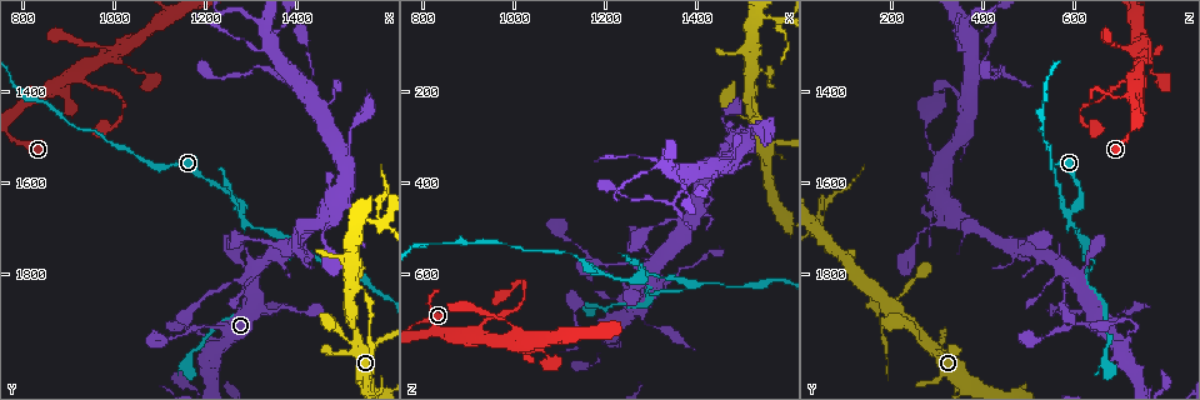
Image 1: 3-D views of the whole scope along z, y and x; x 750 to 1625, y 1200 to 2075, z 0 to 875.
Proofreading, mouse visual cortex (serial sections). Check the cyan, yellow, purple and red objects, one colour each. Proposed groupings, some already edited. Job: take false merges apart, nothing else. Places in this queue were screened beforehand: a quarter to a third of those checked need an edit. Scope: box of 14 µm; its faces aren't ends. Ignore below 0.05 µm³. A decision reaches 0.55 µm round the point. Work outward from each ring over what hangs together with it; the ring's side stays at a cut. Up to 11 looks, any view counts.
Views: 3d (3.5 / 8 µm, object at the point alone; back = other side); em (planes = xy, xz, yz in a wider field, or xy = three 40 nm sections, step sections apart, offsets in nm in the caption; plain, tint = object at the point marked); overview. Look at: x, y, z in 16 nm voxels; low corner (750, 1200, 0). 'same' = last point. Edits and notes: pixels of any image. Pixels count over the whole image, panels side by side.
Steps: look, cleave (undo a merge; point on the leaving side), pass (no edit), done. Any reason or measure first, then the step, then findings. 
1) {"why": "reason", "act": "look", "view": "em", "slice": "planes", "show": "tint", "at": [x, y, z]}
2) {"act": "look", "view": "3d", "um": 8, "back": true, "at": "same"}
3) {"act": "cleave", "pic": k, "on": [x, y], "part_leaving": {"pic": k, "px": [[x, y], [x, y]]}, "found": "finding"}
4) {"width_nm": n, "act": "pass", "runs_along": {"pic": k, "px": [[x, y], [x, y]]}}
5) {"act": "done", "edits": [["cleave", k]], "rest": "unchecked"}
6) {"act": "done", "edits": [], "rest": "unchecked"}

{"why": "sharp bend", "act": "look", "view": "3d", "um": 3.5, "at": [1280, 1670, 595]}

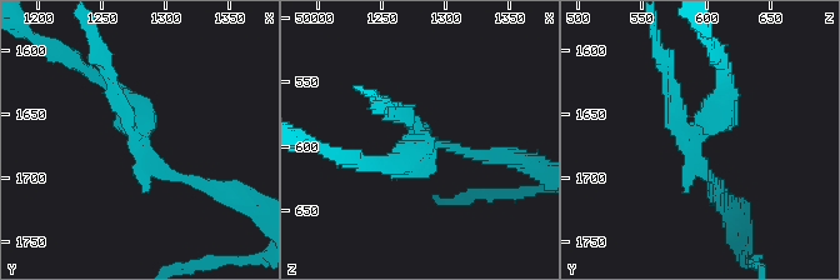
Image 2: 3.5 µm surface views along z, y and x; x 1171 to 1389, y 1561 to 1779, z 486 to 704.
{"why": "now the EM", "act": "look", "view": "em", "slice": "planes", "show": "tint", "at": [1282, 1666, 594]}

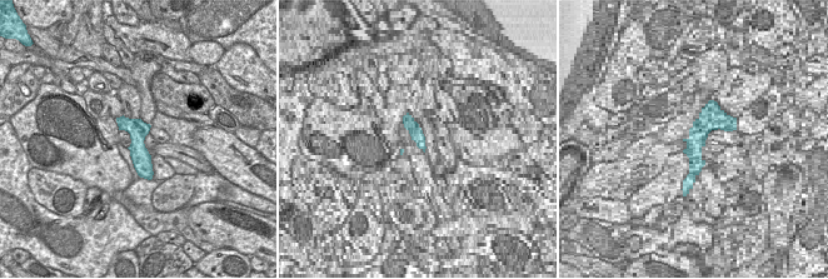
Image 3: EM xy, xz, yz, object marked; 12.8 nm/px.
{"act": "cleave", "pic": 2, "on": [673, 95], "part_leaving": {"pic": 2, "px": [[689, 139], [675, 128], [656, 35]]}, "found": "two cells meet here"}

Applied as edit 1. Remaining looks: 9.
{"why": "a fork", "act": "look", "view": "3d", "um": 8, "back": true, "at": [1535, 1830, 155]}

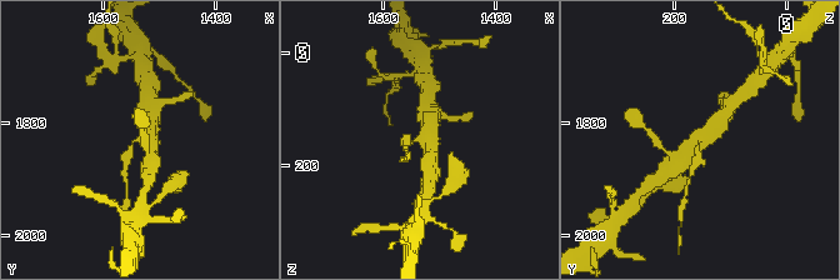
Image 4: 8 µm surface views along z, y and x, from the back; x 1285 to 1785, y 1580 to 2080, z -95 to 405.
{"arms": 3, "arm_widths_nm": [250, 450, 500], "act": "look", "view": "em", "slice": "xy", "step": 5, "show": "tint", "at": [1540, 1825, 160]}

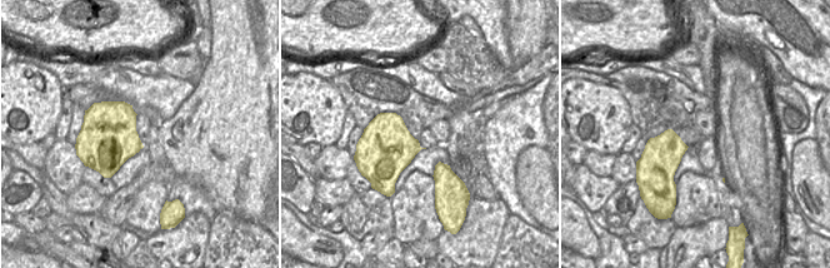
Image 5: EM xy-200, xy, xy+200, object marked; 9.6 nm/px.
{"width_nm": 380, "act": "pass", "runs_along": {"pic": 4, "px": [[674, 164], [725, 114]]}, "found": "one cell here"}

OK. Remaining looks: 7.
{"why": "thin arm on a thick one", "act": "look", "view": "3d", "um": 3.5, "at": [915, 1365, 740]}

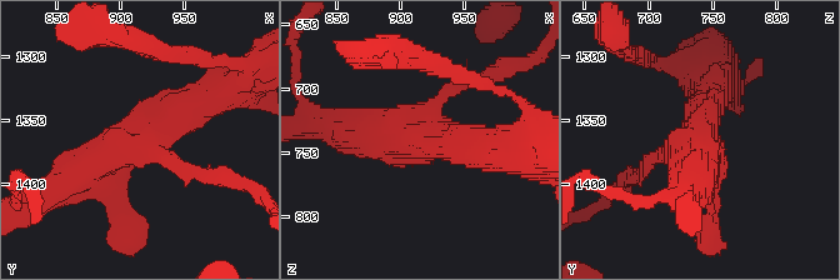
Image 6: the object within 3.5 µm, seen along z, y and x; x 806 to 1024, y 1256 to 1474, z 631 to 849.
{"act": "look", "view": "em", "slice": "xy", "step": 1, "show": "tint", "at": [906, 1362, 738]}

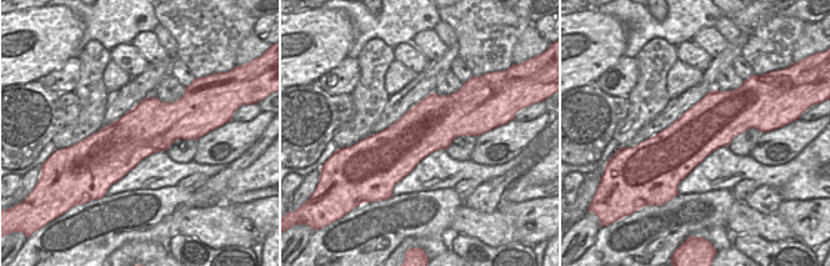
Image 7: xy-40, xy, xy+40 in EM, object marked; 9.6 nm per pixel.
{"arm_widths_nm": [200, 500, 500], "act": "pass", "runs_along": {"pic": 6, "px": [[61, 184], [138, 130], [203, 99]]}, "found": "all the same cell"}

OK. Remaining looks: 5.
{"act": "look", "view": "overview"}

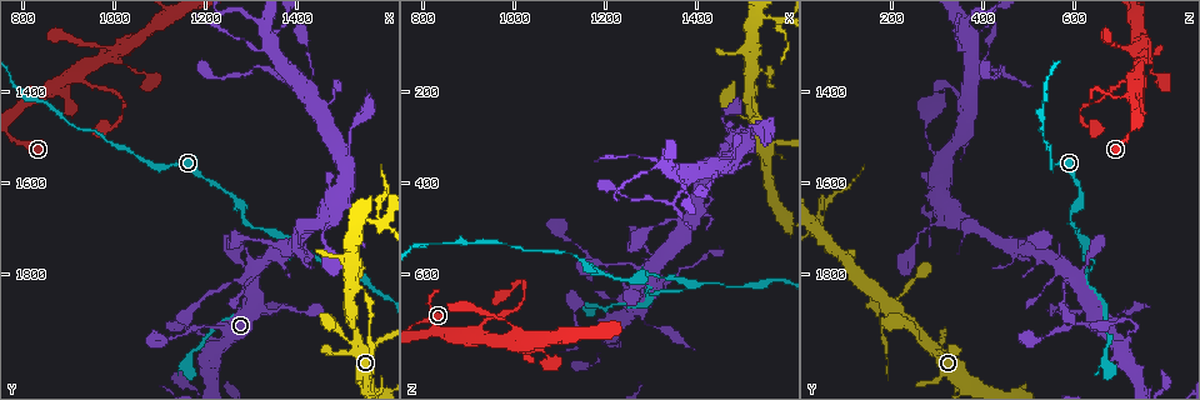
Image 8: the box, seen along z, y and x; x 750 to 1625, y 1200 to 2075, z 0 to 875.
{"why": "sharp bend", "act": "look", "view": "em", "slice": "xy", "step": 3, "show": "tint", "at": [1340, 1355, 445]}

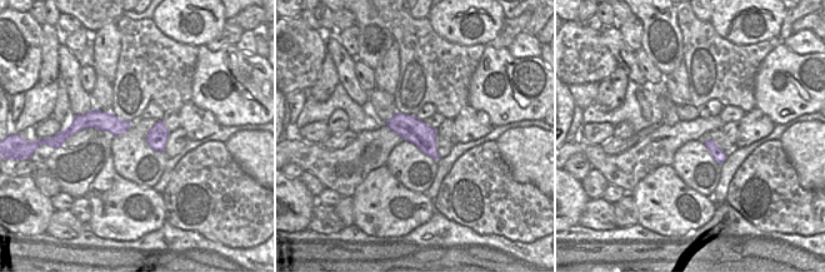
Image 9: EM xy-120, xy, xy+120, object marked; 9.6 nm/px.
{"why": "see where the arms go", "act": "look", "view": "3d", "um": 3.5, "back": true, "at": "same"}

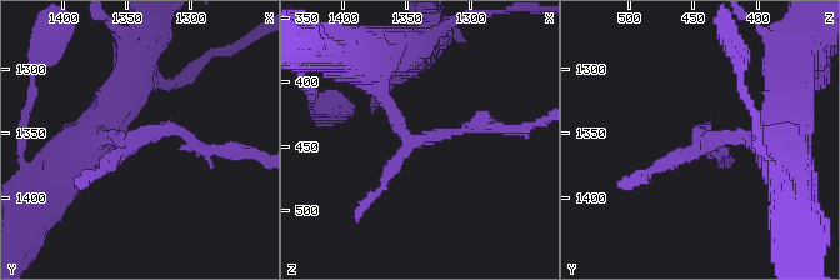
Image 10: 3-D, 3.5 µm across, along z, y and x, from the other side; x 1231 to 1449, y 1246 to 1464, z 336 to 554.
{"width_nm": 260, "act": "pass", "runs_along": {"pic": 10, "px": [[378, 78], [413, 141], [489, 125]]}, "found": "continuous, no second cell"}

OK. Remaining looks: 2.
{"act": "done", "edits": [["cleave", 2]], "rest": "unchecked"}

